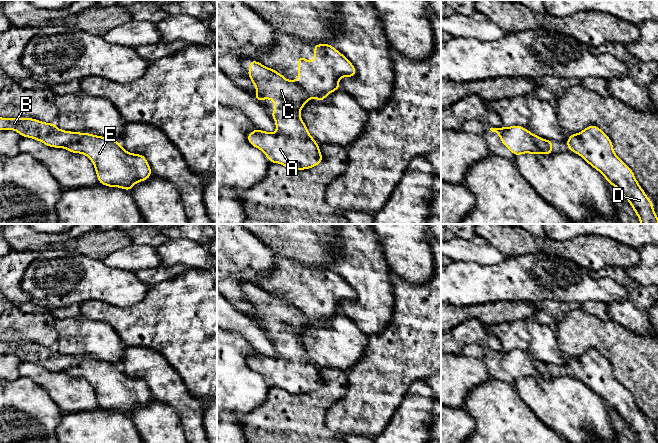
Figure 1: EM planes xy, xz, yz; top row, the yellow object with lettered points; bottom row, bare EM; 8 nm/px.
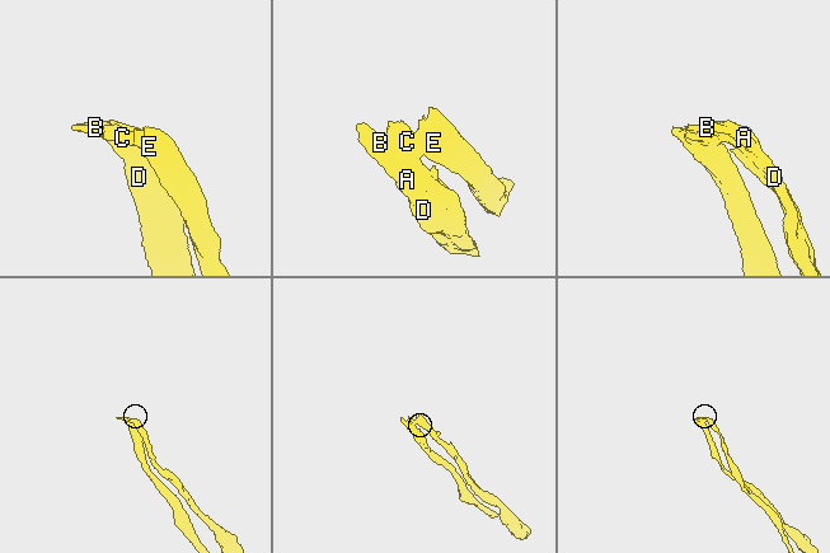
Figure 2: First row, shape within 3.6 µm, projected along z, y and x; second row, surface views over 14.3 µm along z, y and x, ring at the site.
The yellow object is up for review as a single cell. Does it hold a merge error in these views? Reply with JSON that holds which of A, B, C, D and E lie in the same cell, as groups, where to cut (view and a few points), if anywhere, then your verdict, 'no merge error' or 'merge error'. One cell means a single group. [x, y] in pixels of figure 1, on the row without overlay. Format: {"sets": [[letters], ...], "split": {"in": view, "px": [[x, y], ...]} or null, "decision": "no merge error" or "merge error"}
{"sets": [["A", "B", "C", "D"], ["E"]], "split": {"in": "xy", "px": [[83, 357], [79, 364], [63, 371]]}, "decision": "merge error"}

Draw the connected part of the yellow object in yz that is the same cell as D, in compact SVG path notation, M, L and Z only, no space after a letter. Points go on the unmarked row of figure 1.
M590 349L577 358L570 358L566 370L615 410L639 443L658 443L652 425L639 409L632 393L615 378L611 363L599 351Z

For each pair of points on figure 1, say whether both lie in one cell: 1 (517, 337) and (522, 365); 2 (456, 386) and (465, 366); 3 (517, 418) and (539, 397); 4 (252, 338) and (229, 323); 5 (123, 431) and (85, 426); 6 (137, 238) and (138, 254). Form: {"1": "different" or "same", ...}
{"1": "different", "2": "same", "3": "different", "4": "same", "5": "same", "6": "different"}

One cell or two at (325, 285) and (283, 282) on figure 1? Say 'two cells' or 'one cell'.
one cell

